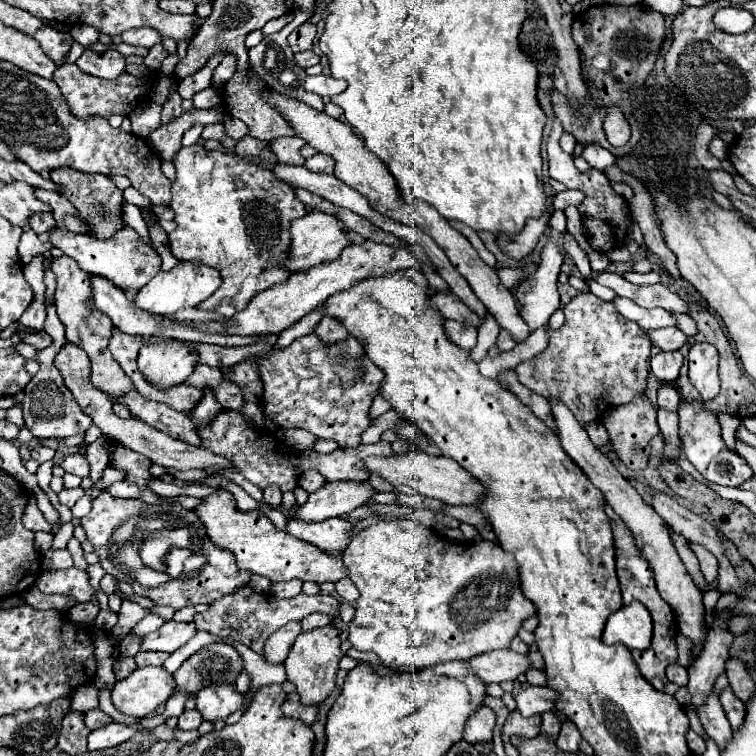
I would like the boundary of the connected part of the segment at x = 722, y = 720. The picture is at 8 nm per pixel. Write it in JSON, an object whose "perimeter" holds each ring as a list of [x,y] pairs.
{"perimeter":[[[708,695],[708,703],[704,703],[704,707],[700,707],[698,717],[702,721],[704,731],[708,733],[708,737],[712,737],[720,749],[724,749],[724,745],[728,743],[728,739],[732,737],[732,727],[724,715],[724,709],[720,707],[718,695]]]}

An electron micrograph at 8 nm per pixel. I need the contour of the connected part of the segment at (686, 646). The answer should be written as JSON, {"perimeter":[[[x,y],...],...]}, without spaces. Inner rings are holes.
{"perimeter":[[[680,635],[676,637],[676,649],[678,649],[678,663],[682,667],[688,667],[688,661],[690,661],[690,649],[692,649],[692,641],[686,637],[686,635]]]}

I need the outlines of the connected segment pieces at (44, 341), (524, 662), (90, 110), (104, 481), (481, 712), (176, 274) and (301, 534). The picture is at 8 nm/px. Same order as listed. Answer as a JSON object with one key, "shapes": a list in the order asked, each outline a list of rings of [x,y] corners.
{"shapes":[[[[20,325],[18,333],[22,333],[24,343],[34,345],[36,349],[46,349],[46,347],[50,347],[50,345],[52,345],[52,337],[50,337],[50,335],[46,335],[44,331],[40,331],[40,333],[26,333],[26,331],[24,331],[24,327]]],[[[500,649],[472,657],[468,665],[484,683],[502,683],[518,679],[532,667],[532,661],[528,655],[520,655],[510,649]]],[[[158,43],[150,49],[150,53],[144,57],[144,67],[148,69],[150,75],[146,77],[134,77],[134,75],[120,75],[114,81],[108,79],[96,79],[92,75],[84,75],[76,65],[66,63],[64,67],[58,67],[54,73],[54,81],[60,87],[68,109],[72,111],[72,115],[76,115],[78,119],[90,119],[90,117],[110,117],[110,115],[122,115],[126,117],[128,113],[132,113],[138,105],[142,105],[150,93],[152,93],[152,79],[156,73],[160,73],[162,61],[168,57],[168,51],[164,49],[162,43]]],[[[110,465],[105,468],[103,473],[102,478],[92,485],[92,489],[103,491],[106,486],[109,486],[111,483],[122,481],[125,478],[125,473],[122,470],[117,470]]],[[[482,705],[466,723],[466,731],[464,731],[464,739],[468,743],[478,743],[478,741],[490,741],[492,739],[492,731],[496,725],[496,715],[490,707]]],[[[178,261],[178,265],[170,271],[160,271],[152,281],[140,289],[136,297],[136,307],[150,311],[154,315],[172,315],[184,307],[196,307],[204,299],[208,299],[220,287],[220,271],[214,267],[204,267],[204,263],[192,261]]],[[[292,517],[286,523],[288,535],[308,541],[328,553],[340,553],[346,549],[346,545],[352,539],[350,529],[352,529],[352,525],[340,517],[324,519],[324,523],[304,523],[304,521]]]]}

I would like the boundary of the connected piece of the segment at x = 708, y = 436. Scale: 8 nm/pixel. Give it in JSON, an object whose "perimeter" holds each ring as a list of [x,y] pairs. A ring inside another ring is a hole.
{"perimeter":[[[682,401],[678,405],[678,415],[680,415],[680,439],[684,455],[708,481],[724,487],[740,487],[754,475],[746,459],[726,447],[720,433],[718,415],[712,415],[712,411],[704,411],[704,407],[696,407],[696,403],[682,403]]]}

